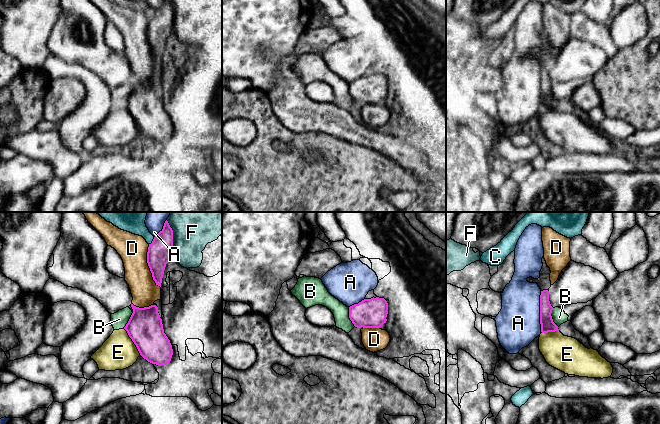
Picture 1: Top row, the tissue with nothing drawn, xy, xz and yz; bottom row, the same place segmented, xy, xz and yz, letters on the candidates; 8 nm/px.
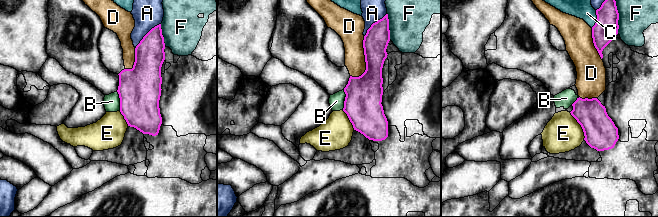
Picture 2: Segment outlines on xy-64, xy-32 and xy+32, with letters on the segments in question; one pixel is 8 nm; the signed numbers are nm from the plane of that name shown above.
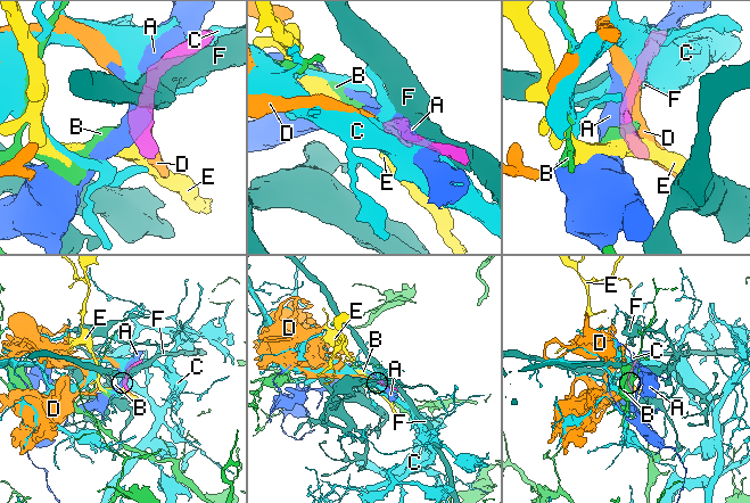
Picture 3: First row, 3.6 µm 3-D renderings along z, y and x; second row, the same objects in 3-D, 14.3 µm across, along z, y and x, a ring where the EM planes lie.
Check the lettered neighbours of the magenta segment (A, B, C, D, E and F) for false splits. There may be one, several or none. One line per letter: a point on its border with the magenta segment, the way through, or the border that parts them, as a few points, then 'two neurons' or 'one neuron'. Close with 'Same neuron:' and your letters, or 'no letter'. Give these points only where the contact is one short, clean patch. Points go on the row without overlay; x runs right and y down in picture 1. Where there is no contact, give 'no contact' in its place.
A: contact yz (540, 87); two neurons
B: contact xz (349, 93); border xz (348, 83), (348, 93), (355, 102); two neurons
C: contact xy (152, 17); two neurons
D: contact xy (148, 41); one neuron
E: contact xy (132, 116); border xy (124, 104), (140, 130); two neurons
F: contact xy (172, 16); two neurons
Same neuron: D

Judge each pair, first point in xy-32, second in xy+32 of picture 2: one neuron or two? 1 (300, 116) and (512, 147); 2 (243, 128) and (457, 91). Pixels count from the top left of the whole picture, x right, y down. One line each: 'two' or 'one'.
1: one
2: one

